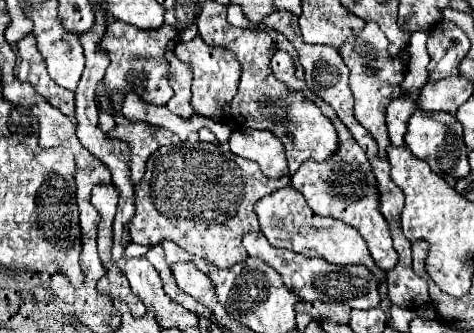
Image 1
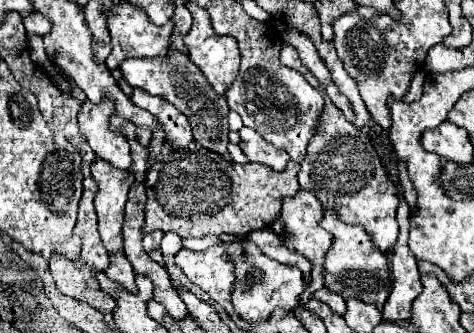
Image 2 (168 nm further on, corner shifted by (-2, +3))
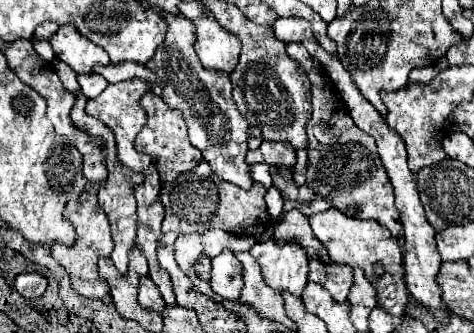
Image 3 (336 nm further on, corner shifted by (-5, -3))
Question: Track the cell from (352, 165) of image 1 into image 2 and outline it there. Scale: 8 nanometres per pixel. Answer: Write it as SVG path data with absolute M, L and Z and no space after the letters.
M284 44L280 52L280 62L288 68L296 68L306 76L306 80L322 92L324 96L324 110L316 126L316 134L308 144L308 154L302 160L302 168L298 172L298 182L302 190L314 192L314 196L322 202L324 208L334 210L338 218L346 224L360 224L370 232L372 240L384 250L390 252L398 238L398 222L396 222L396 208L398 196L396 186L388 180L388 174L382 168L382 160L372 144L368 132L356 128L352 122L344 118L344 114L332 104L324 86L314 78L314 74L300 62L298 52Z

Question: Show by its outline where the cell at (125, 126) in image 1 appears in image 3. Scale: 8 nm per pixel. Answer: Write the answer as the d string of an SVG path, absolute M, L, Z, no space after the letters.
M73 24L61 26L49 42L55 56L69 64L77 74L93 74L93 68L97 64L109 64L107 52L103 52L97 44L85 38Z

